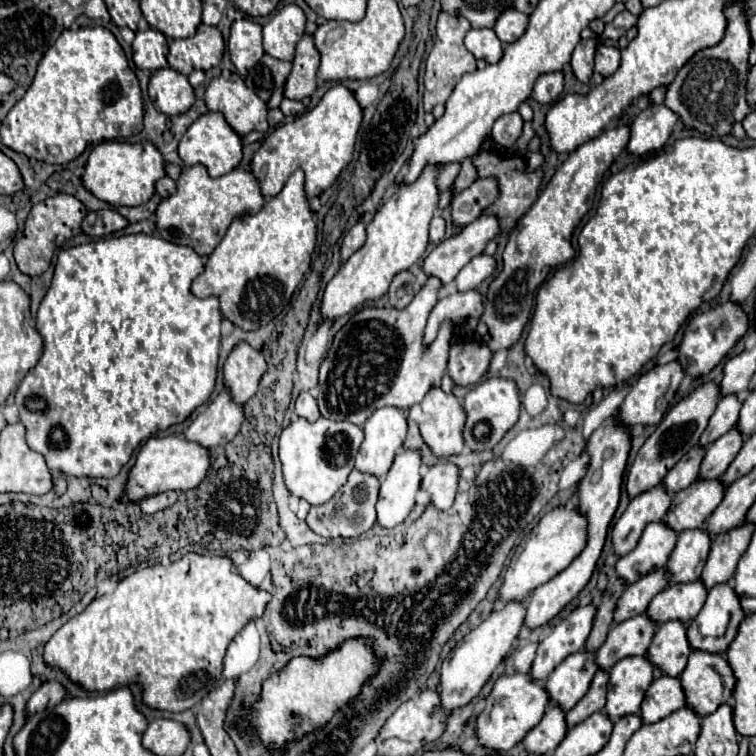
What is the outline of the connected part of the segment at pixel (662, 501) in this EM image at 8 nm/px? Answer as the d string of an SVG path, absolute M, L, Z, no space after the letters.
M662 486L654 488L654 492L646 492L646 496L638 496L638 500L630 500L626 512L612 528L614 554L626 556L634 550L646 524L660 522L666 508L670 508L670 496L662 490Z

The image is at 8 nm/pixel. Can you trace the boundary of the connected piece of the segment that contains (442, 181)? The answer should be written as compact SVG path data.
M458 162L448 164L448 166L442 168L442 172L440 172L440 176L438 176L438 188L440 188L440 192L444 192L448 186L454 184L458 172L460 172L460 164L458 164Z

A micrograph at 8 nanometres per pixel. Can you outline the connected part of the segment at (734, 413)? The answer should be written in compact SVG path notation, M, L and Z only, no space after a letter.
M724 396L724 398L720 398L720 402L718 402L714 414L710 416L710 422L708 422L704 434L700 436L698 444L706 450L712 442L716 442L728 430L732 430L734 424L738 422L740 408L742 408L742 404L736 400L736 396Z

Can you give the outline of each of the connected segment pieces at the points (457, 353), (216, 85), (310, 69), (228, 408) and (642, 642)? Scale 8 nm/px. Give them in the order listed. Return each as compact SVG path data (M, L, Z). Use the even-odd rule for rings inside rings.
M484 342L454 344L450 350L448 374L452 376L454 384L458 384L458 386L476 384L488 372L492 356L494 356L494 352Z
M238 74L230 78L218 76L206 88L206 106L212 112L222 112L228 124L242 136L250 134L252 130L266 132L268 122L268 106L258 94L244 84Z
M304 34L296 48L296 58L292 62L292 72L286 80L286 98L302 100L304 96L312 96L316 90L316 72L320 64L320 52L314 46L314 38Z
M222 390L208 408L196 416L196 420L184 432L186 440L194 440L204 448L214 450L220 444L230 442L244 420L244 404L234 402L228 390Z
M646 614L614 624L606 636L606 642L596 652L596 666L602 672L608 672L622 658L644 656L654 632L656 624Z

